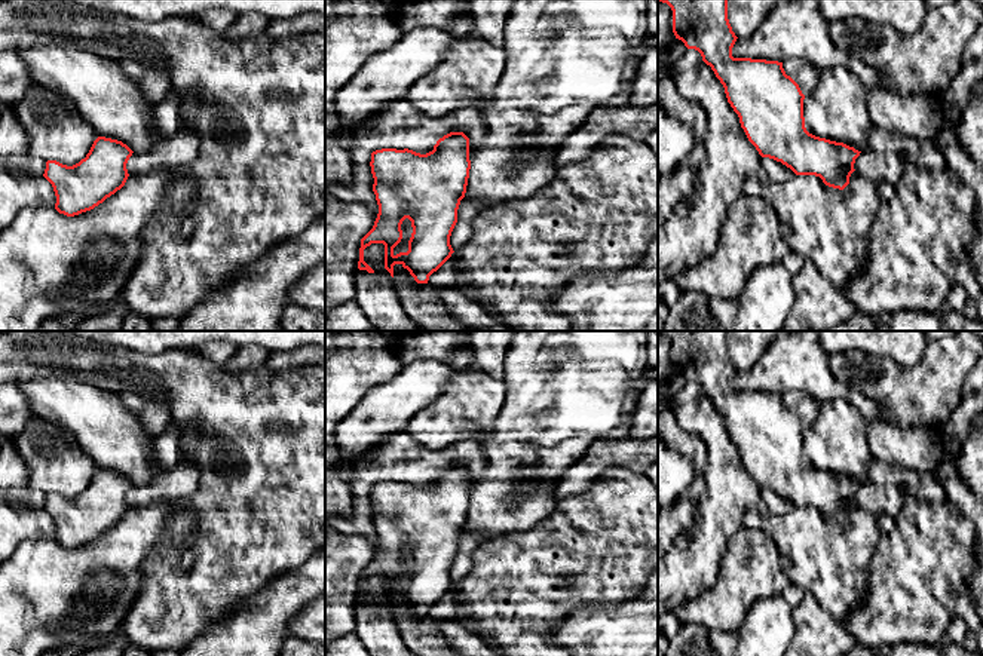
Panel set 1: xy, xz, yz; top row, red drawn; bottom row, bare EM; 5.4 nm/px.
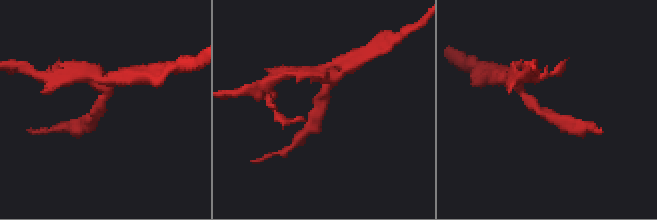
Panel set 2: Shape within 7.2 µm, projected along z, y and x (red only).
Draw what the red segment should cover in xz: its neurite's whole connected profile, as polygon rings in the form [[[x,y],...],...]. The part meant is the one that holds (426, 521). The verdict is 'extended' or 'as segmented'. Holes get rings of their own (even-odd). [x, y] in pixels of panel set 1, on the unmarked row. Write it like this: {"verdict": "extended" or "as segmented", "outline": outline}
{"verdict": "as segmented", "outline": [[[450,465],[440,470],[434,482],[420,487],[404,481],[382,481],[371,485],[371,506],[374,511],[373,524],[379,537],[379,546],[373,561],[361,571],[358,601],[374,606],[374,603],[364,594],[364,582],[371,576],[385,577],[385,601],[393,610],[393,598],[401,597],[410,604],[417,616],[428,616],[429,609],[437,604],[454,585],[450,577],[451,564],[457,555],[457,542],[460,533],[465,530],[471,493],[469,493],[469,470],[463,465]],[[408,551],[411,554],[413,565],[408,573],[408,583],[393,586],[393,580],[402,571],[401,557]]]}

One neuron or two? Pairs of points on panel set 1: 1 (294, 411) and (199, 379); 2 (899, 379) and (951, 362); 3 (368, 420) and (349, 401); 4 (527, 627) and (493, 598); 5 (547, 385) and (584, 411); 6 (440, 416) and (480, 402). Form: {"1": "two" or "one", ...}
{"1": "one", "2": "one", "3": "two", "4": "one", "5": "one", "6": "one"}

